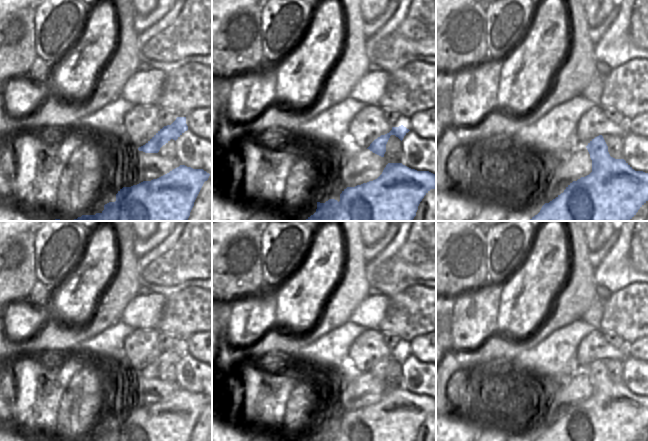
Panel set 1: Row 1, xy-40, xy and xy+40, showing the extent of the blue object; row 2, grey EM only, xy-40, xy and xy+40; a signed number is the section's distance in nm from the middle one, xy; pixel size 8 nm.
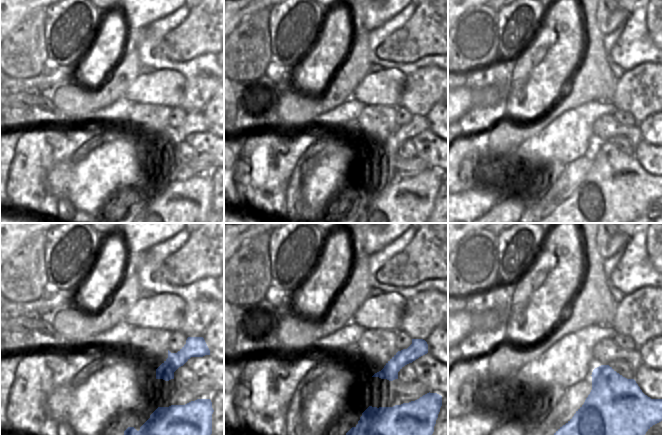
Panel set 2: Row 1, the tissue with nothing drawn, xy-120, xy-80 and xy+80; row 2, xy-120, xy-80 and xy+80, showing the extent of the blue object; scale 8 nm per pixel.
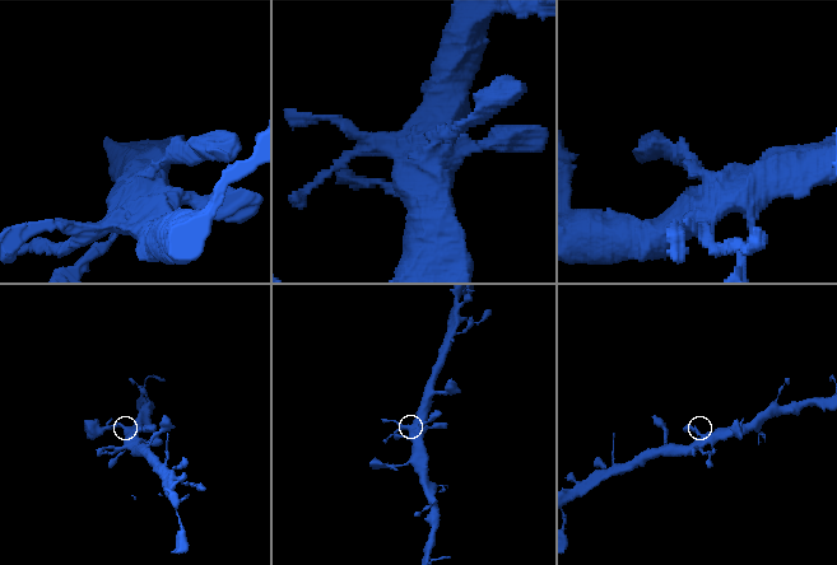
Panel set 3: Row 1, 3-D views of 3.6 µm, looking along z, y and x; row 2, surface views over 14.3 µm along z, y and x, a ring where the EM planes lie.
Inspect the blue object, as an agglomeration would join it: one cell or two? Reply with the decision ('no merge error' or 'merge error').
no merge error

